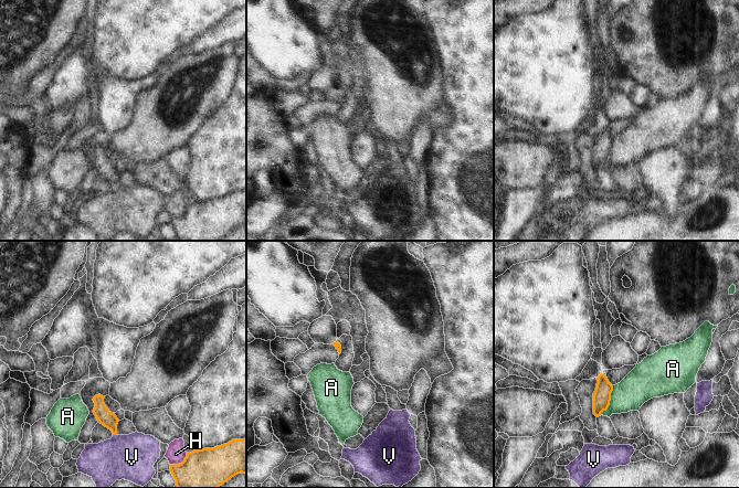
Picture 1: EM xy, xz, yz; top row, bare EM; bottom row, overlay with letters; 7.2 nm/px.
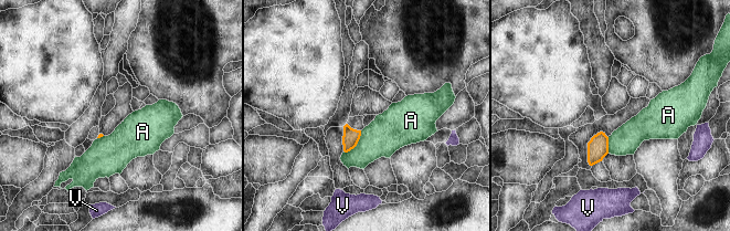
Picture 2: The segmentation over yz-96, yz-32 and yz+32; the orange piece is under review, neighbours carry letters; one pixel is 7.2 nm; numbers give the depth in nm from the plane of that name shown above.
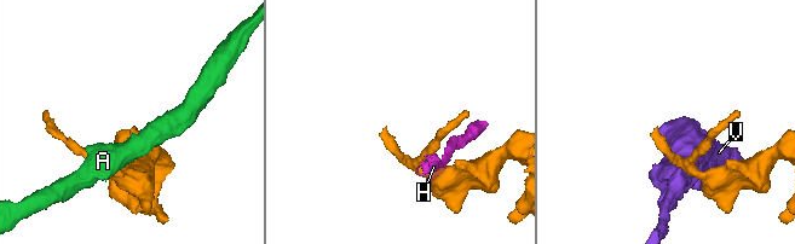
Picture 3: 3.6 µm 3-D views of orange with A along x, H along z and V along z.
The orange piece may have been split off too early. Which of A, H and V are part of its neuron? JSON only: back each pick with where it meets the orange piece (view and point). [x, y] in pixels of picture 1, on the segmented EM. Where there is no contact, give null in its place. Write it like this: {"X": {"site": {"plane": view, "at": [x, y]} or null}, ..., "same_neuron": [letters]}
{"same_neuron": []}

